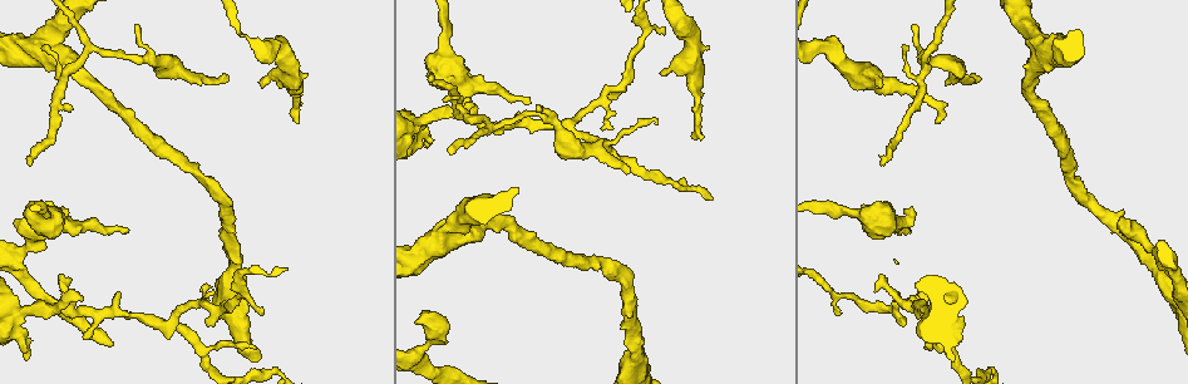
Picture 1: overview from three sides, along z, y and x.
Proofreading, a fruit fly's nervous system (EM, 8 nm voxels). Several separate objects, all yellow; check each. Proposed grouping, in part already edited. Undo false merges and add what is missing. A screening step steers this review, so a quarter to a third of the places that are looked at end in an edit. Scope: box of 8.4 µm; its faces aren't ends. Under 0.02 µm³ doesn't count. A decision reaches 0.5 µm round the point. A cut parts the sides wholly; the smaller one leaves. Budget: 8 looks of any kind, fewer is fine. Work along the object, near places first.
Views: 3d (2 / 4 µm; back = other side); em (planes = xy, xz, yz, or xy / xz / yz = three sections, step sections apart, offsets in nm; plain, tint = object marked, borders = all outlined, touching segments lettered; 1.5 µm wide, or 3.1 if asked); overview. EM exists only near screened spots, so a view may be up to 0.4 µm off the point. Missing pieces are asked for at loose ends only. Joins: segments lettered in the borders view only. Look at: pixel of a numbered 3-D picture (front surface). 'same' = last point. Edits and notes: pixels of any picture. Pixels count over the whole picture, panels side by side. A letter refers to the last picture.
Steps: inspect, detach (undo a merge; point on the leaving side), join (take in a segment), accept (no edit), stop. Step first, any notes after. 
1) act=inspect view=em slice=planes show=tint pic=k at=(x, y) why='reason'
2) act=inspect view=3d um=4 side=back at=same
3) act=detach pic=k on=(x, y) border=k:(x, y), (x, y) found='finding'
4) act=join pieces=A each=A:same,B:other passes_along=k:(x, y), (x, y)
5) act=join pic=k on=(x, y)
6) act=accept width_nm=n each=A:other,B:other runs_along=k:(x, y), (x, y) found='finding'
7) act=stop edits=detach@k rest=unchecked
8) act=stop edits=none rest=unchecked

act=inspect view=3d um=4 pic=1 at=(918, 312) why='a fork'

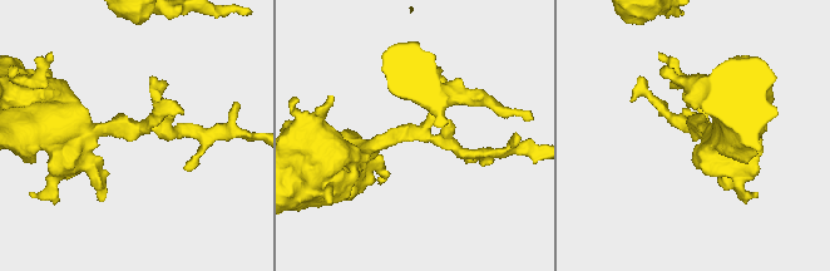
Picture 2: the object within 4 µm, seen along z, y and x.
act=inspect view=em slice=planes show=borders pic=2 at=(421, 135)

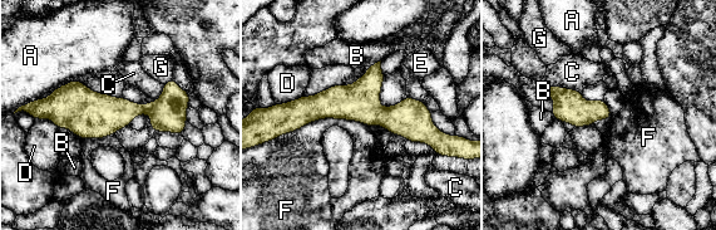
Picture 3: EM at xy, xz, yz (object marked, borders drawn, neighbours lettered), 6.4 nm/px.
act=accept longest_contact=F:600nm each=A:other,B:other,C:other,D:other,E:other,F:other,G:other border=3:(368, 125), (319, 118), (276, 138) found='one cell here'

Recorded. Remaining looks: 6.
act=inspect view=em slice=xy step=4 show=borders pic=1 at=(429, 78) why='free end'

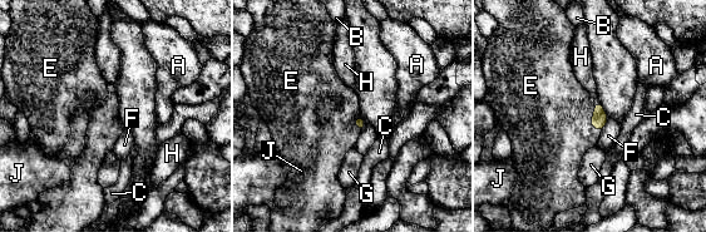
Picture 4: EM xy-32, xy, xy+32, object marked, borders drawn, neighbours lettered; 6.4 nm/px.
act=inspect view=em slice=planes show=borders at=same why='cut it another way'

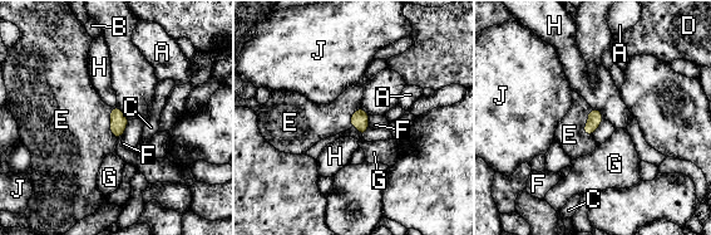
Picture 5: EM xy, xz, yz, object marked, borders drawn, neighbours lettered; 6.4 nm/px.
act=join pieces=E each=A:other,B:other,C:other,D:other,E:same,F:other,G:other,H:other,J:other passes_along=5:(118, 121), (110, 123), (72, 125) found='the cell continues'

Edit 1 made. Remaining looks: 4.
act=inspect view=overview why='redraw'

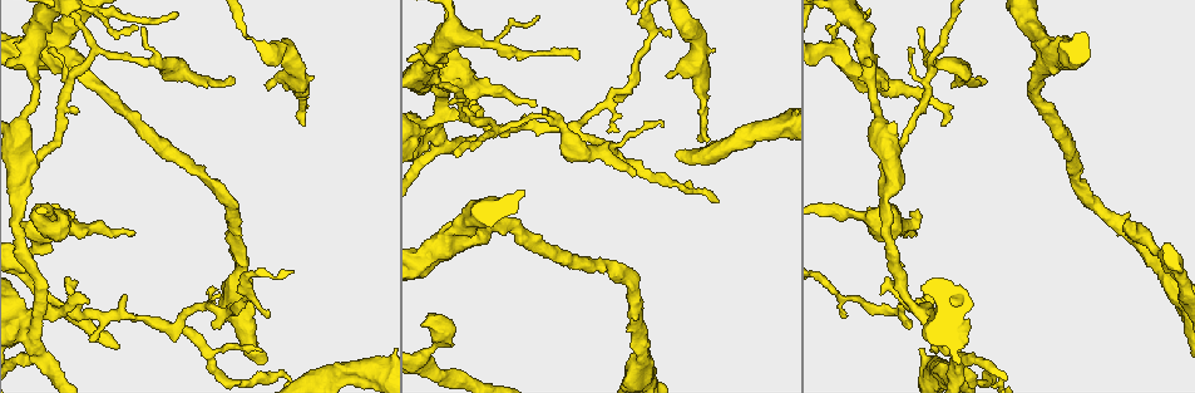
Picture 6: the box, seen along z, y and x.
act=inspect view=em slice=planes show=borders pic=6 at=(664, 123) why='an open end'

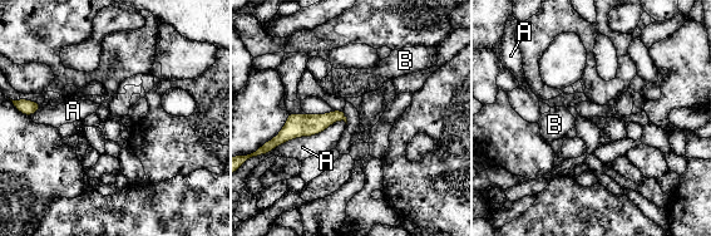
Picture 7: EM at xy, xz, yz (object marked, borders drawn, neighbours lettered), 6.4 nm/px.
act=accept width_nm=80 longest_contact=A:550nm each=A:other,B:other found='none of them fits'

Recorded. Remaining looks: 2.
act=stop edits=join@5 rest=unchecked

